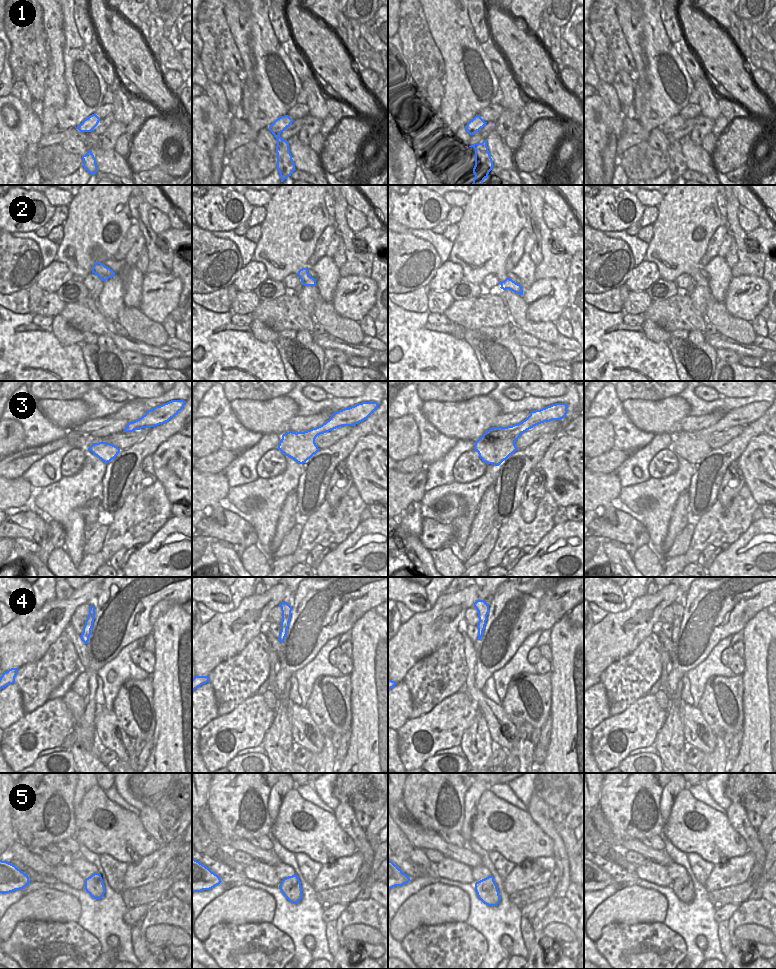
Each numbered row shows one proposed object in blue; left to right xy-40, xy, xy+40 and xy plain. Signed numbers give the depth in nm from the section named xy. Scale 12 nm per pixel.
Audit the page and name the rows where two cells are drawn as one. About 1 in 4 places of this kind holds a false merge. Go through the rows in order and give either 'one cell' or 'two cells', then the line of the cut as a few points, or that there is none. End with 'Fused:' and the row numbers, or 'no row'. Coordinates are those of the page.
1: two cells | xy (274, 134), (279, 135)
2: one cell | no cut
3: one cell | no cut
4: one cell | no cut
5: one cell | no cut
Fused: 1

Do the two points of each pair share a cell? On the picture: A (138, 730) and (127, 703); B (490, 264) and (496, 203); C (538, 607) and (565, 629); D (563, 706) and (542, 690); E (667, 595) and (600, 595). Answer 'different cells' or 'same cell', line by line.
A: same cell
B: same cell
C: different cells
D: different cells
E: different cells

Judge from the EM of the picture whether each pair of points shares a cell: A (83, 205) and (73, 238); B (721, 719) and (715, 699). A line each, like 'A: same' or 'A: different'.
A: same
B: same

